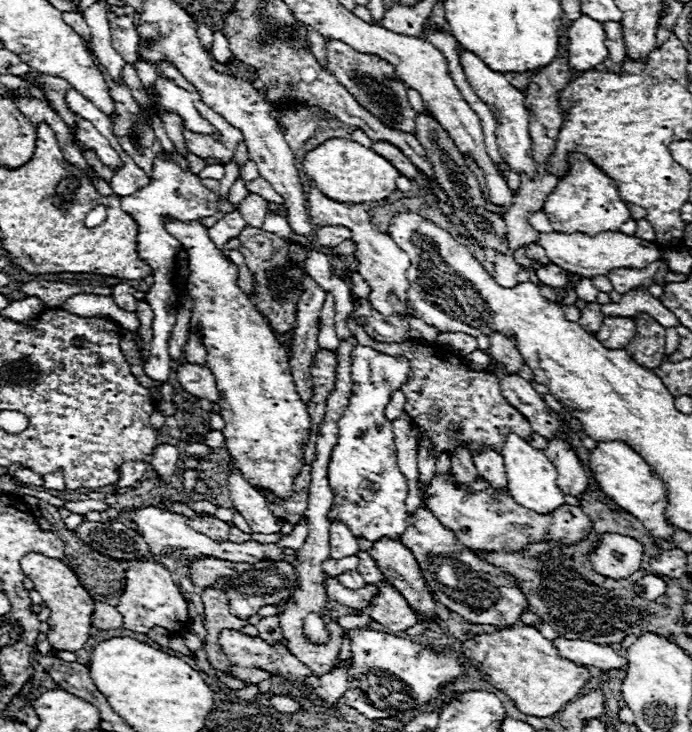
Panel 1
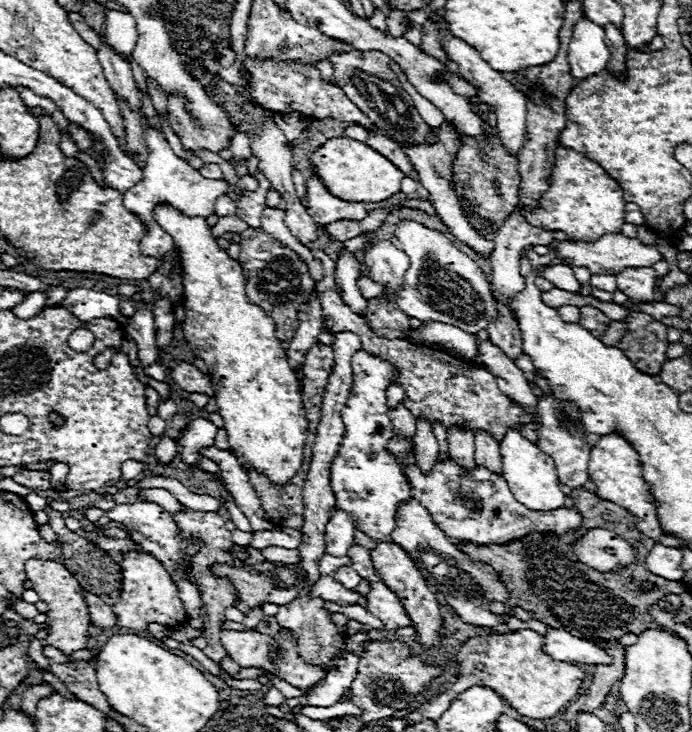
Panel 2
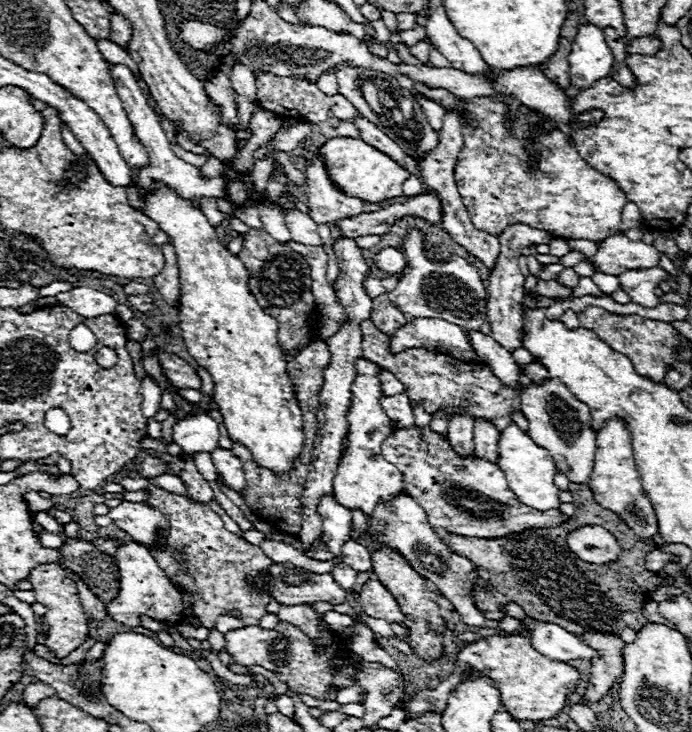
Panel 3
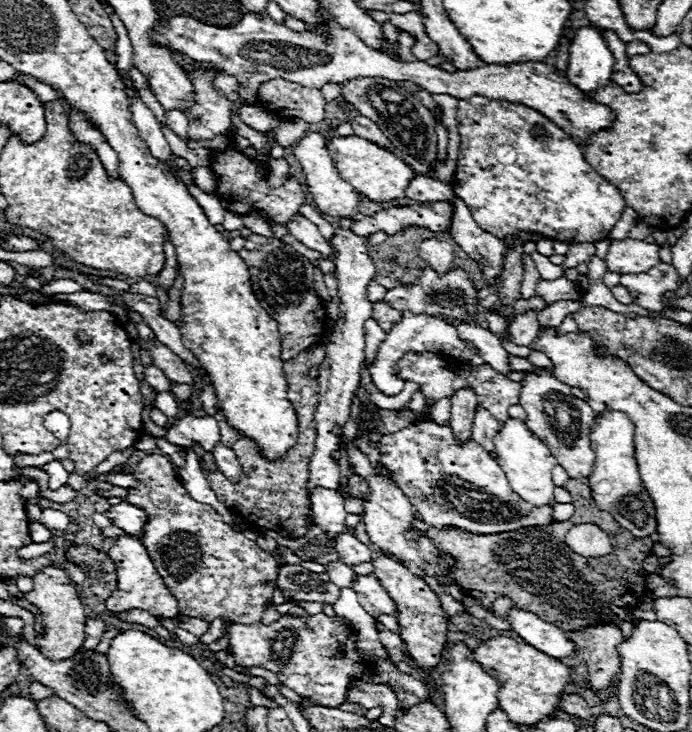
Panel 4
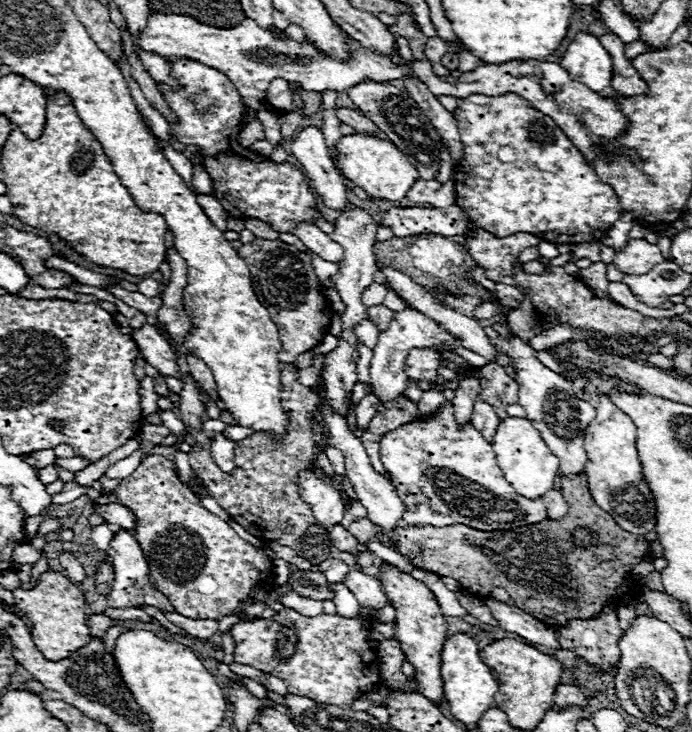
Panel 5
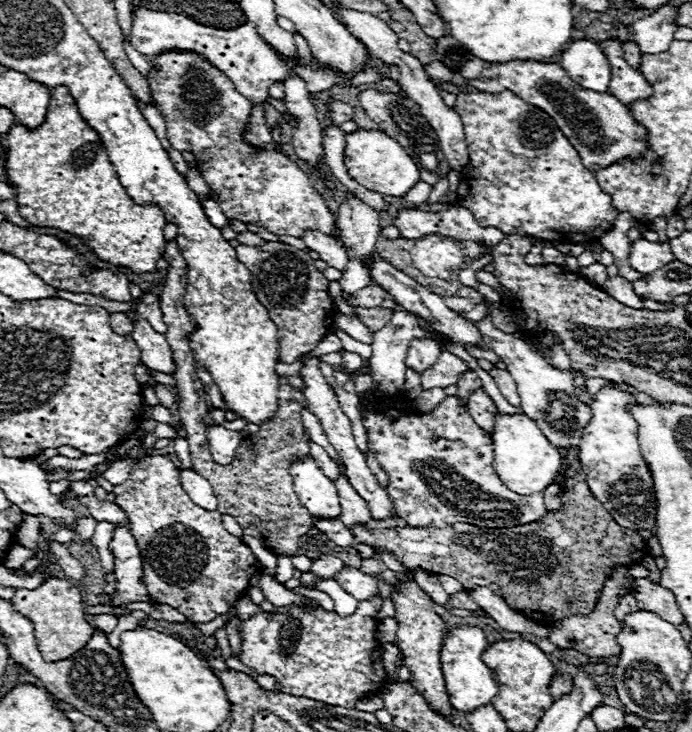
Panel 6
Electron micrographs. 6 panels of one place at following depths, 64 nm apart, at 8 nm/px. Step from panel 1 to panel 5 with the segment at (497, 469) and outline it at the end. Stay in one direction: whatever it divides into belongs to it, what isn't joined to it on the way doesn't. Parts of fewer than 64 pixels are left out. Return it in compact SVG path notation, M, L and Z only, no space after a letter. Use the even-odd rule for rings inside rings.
M476 396L476 400L474 400L472 420L470 420L470 422L474 424L474 428L476 428L488 442L492 442L492 436L494 436L498 424L500 424L494 408L492 408L488 402L484 402L480 396Z

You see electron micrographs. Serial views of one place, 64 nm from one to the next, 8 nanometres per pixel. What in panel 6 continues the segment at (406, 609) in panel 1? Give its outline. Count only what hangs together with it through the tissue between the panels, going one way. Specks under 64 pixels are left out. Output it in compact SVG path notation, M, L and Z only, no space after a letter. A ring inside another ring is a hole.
M346 566L344 570L340 570L334 578L350 596L354 596L358 602L360 600L368 600L372 596L378 594L378 582L374 576L360 572L358 568Z

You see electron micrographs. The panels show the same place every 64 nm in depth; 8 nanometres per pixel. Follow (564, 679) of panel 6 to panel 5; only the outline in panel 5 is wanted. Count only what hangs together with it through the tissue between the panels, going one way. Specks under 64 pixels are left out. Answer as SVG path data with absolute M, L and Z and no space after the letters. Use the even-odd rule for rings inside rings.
M558 684L556 686L556 692L554 692L554 704L556 706L560 706L560 708L570 706L570 704L582 706L584 702L586 702L586 698L582 696L578 686L572 686L572 684Z

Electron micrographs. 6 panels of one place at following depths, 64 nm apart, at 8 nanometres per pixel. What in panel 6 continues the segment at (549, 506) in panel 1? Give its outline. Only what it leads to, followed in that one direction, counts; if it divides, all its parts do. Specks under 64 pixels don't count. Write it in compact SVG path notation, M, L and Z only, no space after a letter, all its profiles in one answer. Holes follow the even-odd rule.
M496 412L492 444L494 444L494 470L508 490L528 496L552 484L552 478L560 468L560 454L548 442L544 432L532 418L528 418L526 414Z

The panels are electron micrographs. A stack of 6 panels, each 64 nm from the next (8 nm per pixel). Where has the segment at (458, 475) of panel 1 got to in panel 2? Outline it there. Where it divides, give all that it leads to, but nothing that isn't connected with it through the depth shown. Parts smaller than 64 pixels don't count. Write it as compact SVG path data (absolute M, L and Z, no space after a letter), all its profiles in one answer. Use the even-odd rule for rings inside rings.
M452 426L448 430L448 448L452 458L464 468L472 470L474 462L474 434L466 426Z

